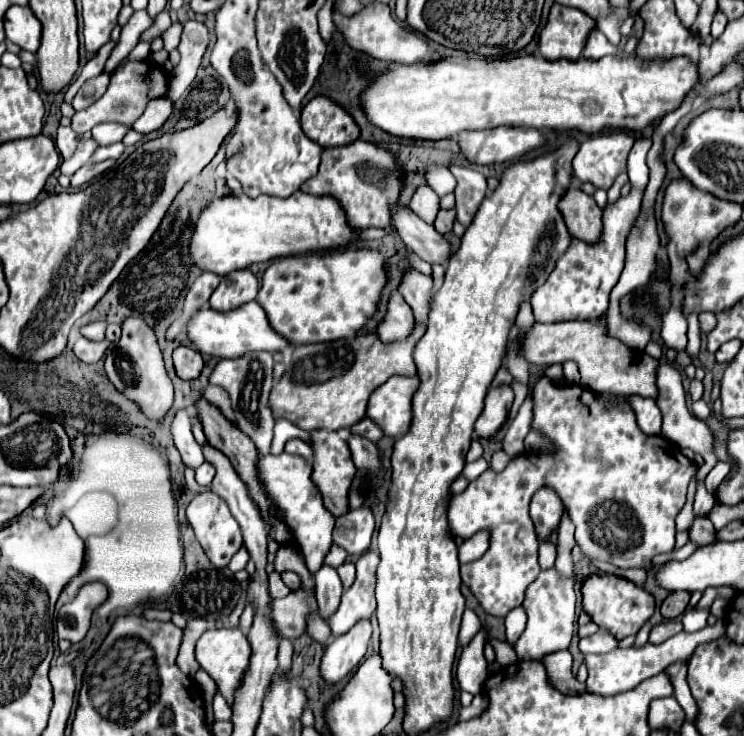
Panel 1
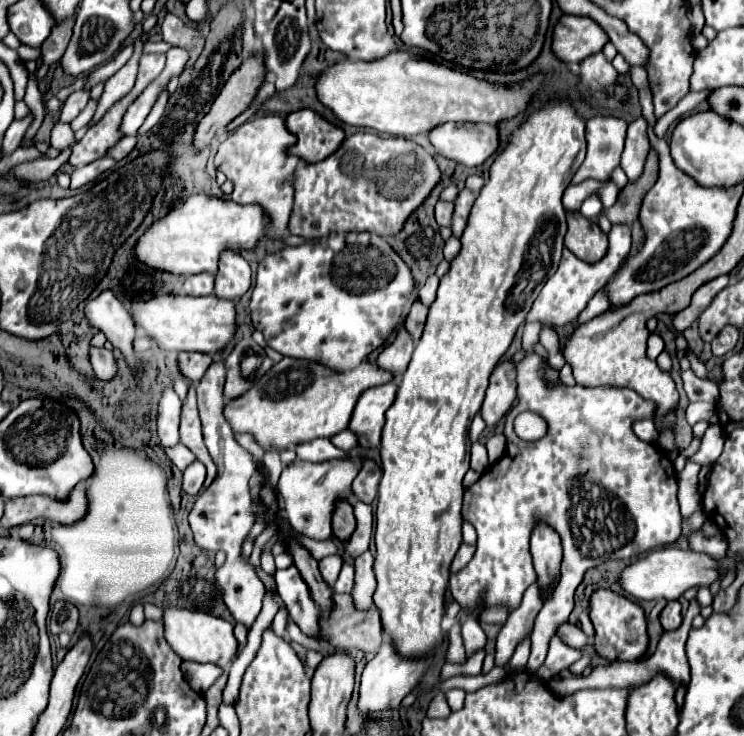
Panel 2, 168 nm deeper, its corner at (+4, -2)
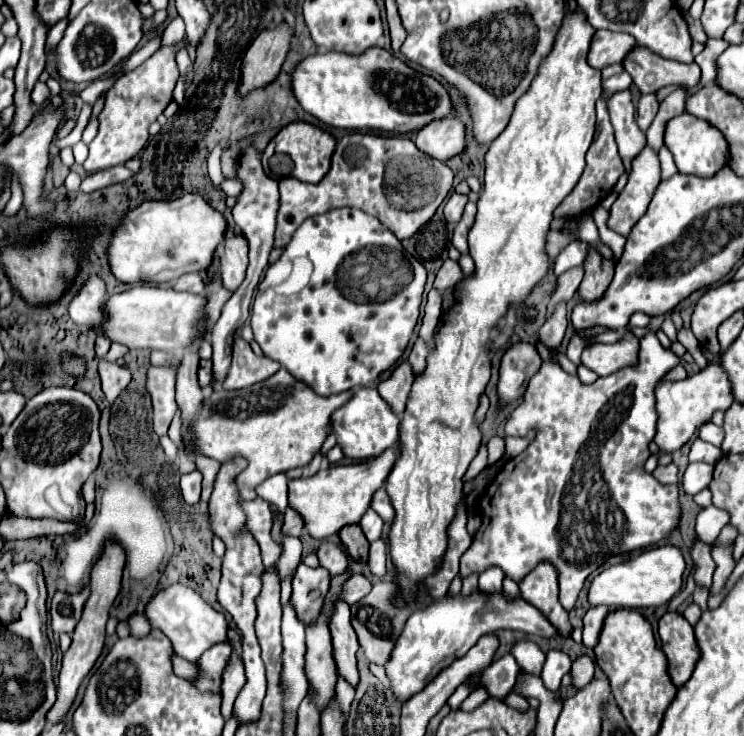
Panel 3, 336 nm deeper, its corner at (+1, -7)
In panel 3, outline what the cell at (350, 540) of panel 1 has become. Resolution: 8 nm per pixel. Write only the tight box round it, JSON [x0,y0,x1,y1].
[360,510,384,542]

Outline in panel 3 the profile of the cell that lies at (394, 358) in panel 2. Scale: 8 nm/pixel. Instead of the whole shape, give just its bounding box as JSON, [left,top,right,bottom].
[378,362,414,416]

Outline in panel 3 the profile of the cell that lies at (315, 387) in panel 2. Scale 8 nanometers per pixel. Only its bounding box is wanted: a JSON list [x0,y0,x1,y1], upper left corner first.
[192,368,354,488]

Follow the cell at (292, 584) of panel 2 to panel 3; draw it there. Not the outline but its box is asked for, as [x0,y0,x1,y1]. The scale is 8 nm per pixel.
[290,564,330,626]

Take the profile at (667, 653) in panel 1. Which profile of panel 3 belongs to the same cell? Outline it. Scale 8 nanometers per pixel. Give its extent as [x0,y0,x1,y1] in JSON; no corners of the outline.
[540,650,572,690]

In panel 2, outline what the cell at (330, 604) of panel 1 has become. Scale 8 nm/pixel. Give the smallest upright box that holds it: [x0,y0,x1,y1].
[319,555,343,585]

